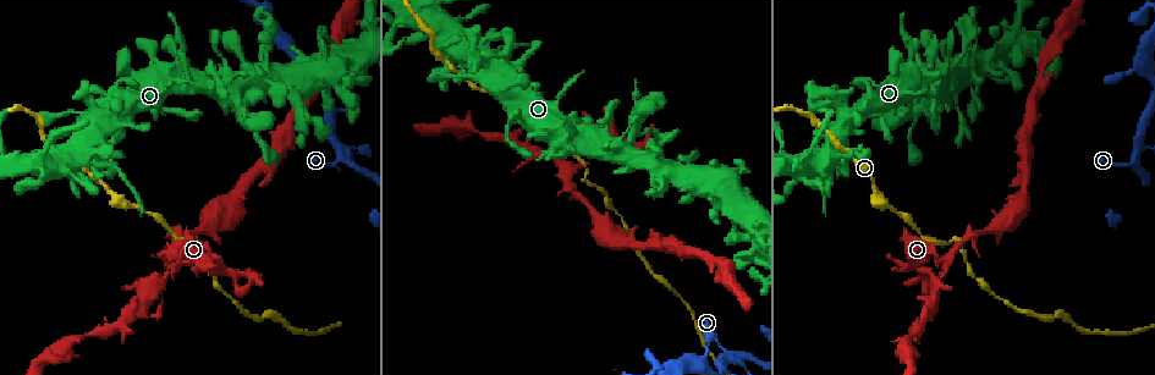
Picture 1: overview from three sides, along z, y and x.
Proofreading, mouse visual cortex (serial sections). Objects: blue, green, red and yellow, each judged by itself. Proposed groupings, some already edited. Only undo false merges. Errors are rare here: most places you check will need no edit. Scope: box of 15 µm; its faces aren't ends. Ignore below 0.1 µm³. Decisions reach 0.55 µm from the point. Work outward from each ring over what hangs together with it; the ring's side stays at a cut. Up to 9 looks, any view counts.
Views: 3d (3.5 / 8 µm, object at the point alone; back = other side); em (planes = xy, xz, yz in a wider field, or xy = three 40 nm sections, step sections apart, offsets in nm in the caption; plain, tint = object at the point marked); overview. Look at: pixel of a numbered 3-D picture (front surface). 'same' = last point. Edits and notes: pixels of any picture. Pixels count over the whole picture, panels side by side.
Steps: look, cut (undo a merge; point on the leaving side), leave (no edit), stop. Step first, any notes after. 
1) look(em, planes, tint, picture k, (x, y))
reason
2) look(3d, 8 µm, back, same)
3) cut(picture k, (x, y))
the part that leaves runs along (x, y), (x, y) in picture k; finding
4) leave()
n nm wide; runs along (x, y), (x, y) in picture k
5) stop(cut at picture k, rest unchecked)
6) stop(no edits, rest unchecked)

look(3d, 3.5 µm, picture 1, (125, 103))
sharp bend

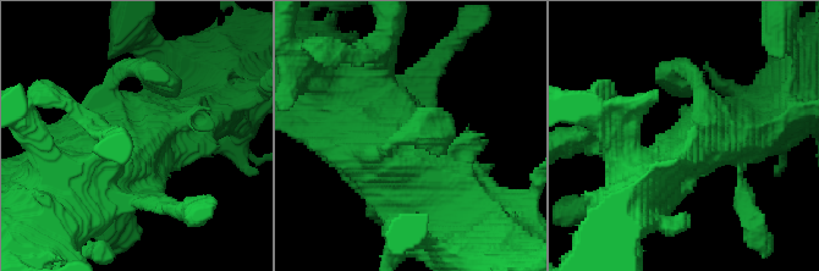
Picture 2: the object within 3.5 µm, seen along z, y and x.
look(em, xy, step 3, tint, picture 2, (138, 137))

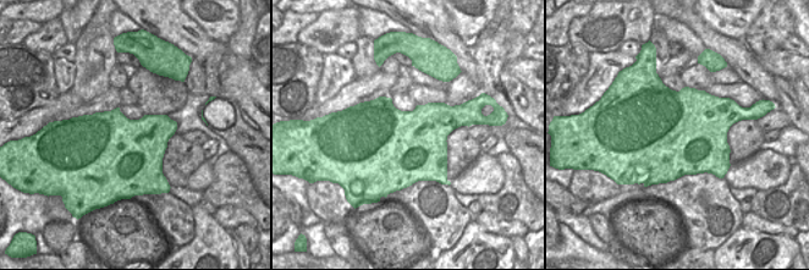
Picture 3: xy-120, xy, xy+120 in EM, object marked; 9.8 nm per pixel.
look(em, xy, step 5, tint, same)
cut it another way

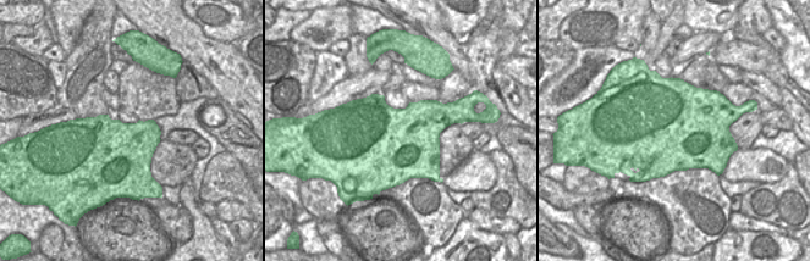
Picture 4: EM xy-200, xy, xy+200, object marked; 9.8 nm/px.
leave()
all the same cell

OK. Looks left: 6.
look(3d, 8 µm, picture 1, (467, 79))
thin neck

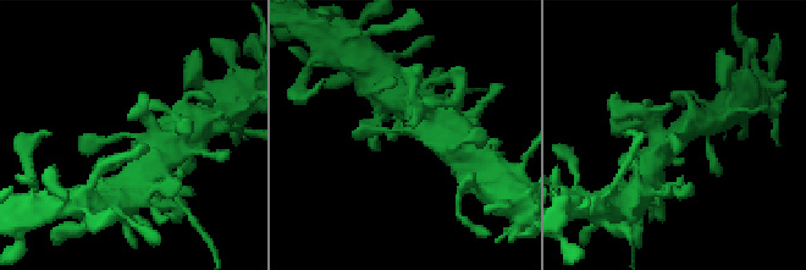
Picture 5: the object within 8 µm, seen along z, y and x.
look(3d, 3.5 µm, picture 5, (134, 135))

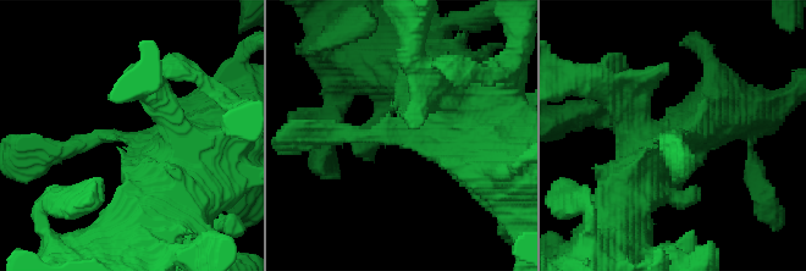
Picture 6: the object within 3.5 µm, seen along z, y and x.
leave()
runs along (482, 119), (419, 140), (321, 134) in picture 6; all the same cell

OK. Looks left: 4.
look(em, xy, step 3, tint, picture 1, (462, 48))

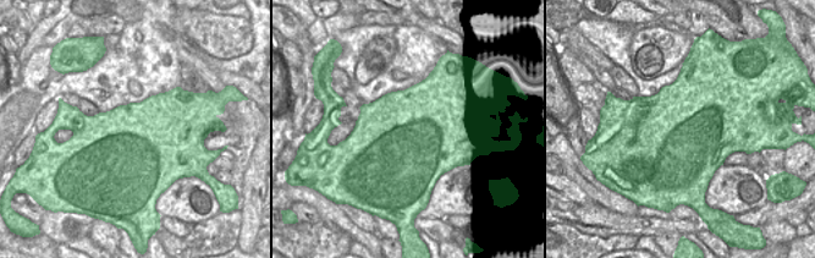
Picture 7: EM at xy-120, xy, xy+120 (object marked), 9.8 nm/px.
look(3d, 3.5 µm, back, same)

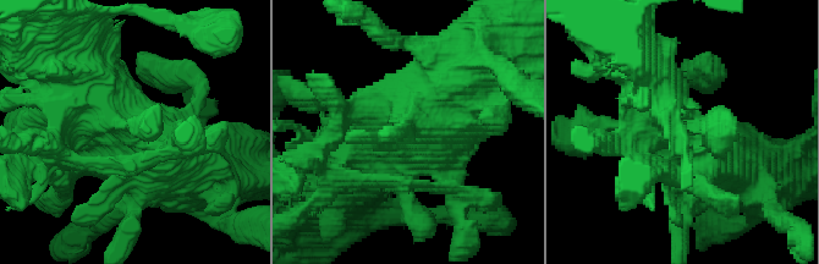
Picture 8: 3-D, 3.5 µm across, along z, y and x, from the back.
leave()
runs along (69, 62), (170, 168) in picture 8; all the same cell

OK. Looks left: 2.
look(3d, 3.5 µm, back, picture 1, (1135, 157))
a fork

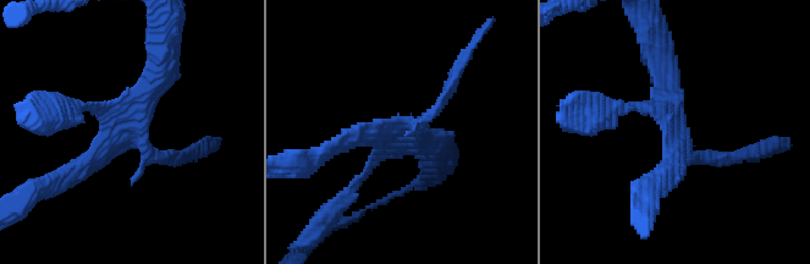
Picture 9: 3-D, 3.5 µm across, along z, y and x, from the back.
look(em, xy, step 2, tint, picture 9, (410, 126))
need the tissue

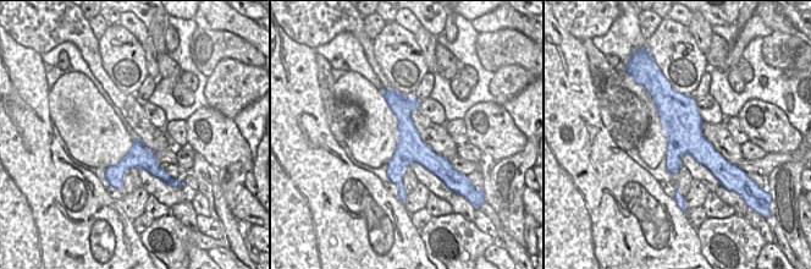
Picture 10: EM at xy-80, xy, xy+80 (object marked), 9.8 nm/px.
leave()
runs along (666, 87), (682, 130), (717, 174) in picture 10; continuous, no second cell

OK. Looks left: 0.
stop(no edits, rest unchecked)

